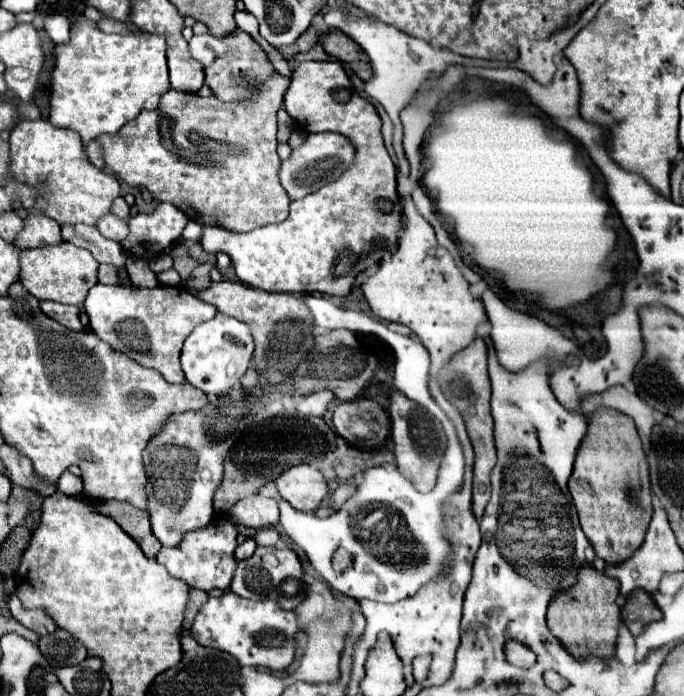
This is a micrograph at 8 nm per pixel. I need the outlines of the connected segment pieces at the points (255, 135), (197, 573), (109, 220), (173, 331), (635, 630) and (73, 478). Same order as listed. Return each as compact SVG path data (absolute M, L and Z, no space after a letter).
M275 75L271 77L271 81L267 81L263 87L261 87L261 95L257 95L257 99L253 101L243 101L243 103L223 103L219 101L215 95L211 97L201 97L197 93L183 93L183 91L175 91L175 89L169 89L163 97L161 97L161 103L155 111L143 111L139 113L139 117L135 117L133 121L129 121L127 125L123 125L123 129L119 129L119 133L115 135L101 135L99 137L99 143L103 147L103 157L105 157L105 167L109 167L119 179L123 179L125 183L129 185L135 185L135 187L145 187L147 191L151 191L153 199L157 201L167 201L167 203L173 203L177 209L181 209L189 219L197 221L197 223L203 223L203 225L217 225L217 227L225 227L229 231L235 231L235 233L247 233L247 231L253 231L255 227L263 227L263 225L271 225L271 223L279 223L283 219L287 219L287 213L289 213L289 195L287 191L281 189L279 185L279 165L281 165L281 159L277 155L277 139L275 139L275 133L277 133L277 111L283 103L283 95L285 91L289 89L289 79L283 77L283 75Z
M215 513L213 521L197 531L185 533L183 541L177 547L161 547L157 561L173 575L183 579L189 587L211 591L211 589L227 589L237 561L235 561L235 547L237 547L237 525L231 525L223 513Z
M104 215L99 219L97 225L101 235L105 235L107 239L113 239L113 241L123 241L129 233L129 227L127 227L127 221L115 217L115 215Z
M103 283L91 287L85 299L85 309L81 309L83 327L91 325L93 333L101 341L125 353L139 365L159 371L169 383L185 383L180 364L183 341L191 335L195 325L215 317L217 313L213 305L189 295L183 287L158 285L153 289L142 289Z
M637 589L635 593L629 595L629 599L625 603L625 613L629 613L629 615L621 615L623 623L629 627L629 631L633 635L639 635L649 623L659 621L663 617L663 613L655 605L653 597L641 589Z
M65 471L65 473L61 475L59 483L57 483L57 489L61 489L61 491L67 493L67 495L77 495L77 493L83 491L83 481L81 481L81 477Z

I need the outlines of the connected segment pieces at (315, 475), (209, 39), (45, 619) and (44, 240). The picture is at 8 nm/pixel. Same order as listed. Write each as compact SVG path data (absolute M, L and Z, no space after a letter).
M295 465L275 481L281 497L297 511L317 511L329 497L327 479L311 465Z
M193 35L189 39L191 57L195 57L195 61L199 61L205 67L211 65L217 59L217 55L225 51L227 51L227 45L213 35Z
M11 593L11 595L7 597L7 603L9 603L9 609L11 609L13 617L15 617L19 623L23 623L25 627L33 629L33 631L39 633L39 635L51 635L51 633L55 633L57 625L53 623L53 619L51 619L47 613L43 613L43 609L25 609L25 607L21 605L21 601L17 599L15 593Z
M31 213L25 219L23 231L17 235L15 245L25 249L25 247L45 247L45 245L55 245L61 243L61 227L55 219L41 215L41 213Z

